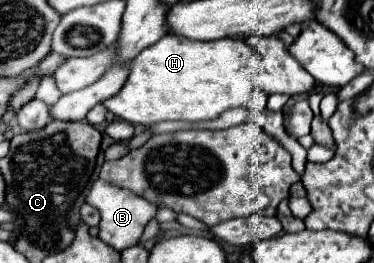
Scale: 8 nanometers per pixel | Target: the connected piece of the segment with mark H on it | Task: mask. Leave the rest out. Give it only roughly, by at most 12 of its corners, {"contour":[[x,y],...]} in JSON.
{"contour":[[164,35],[106,99],[132,125],[242,107],[246,39]]}

